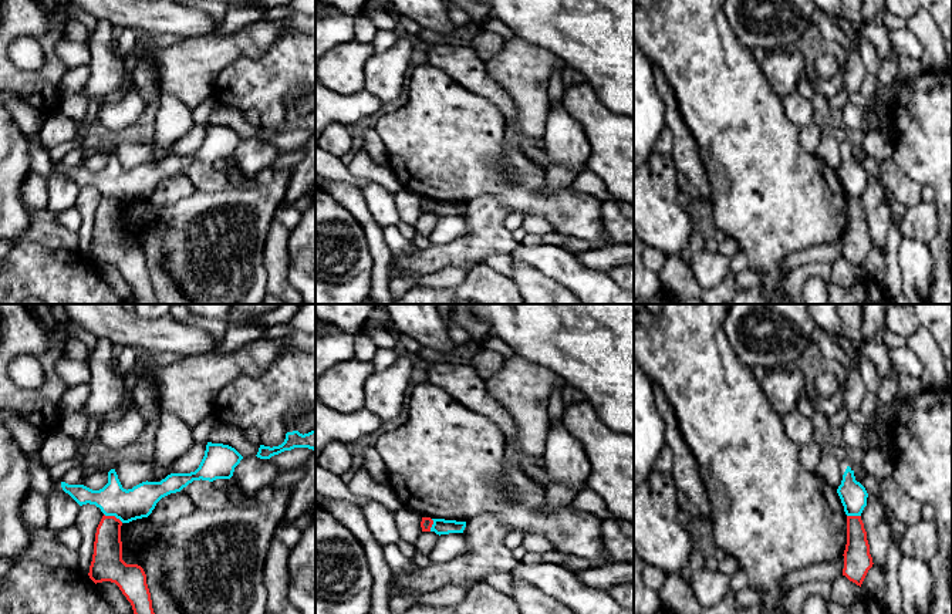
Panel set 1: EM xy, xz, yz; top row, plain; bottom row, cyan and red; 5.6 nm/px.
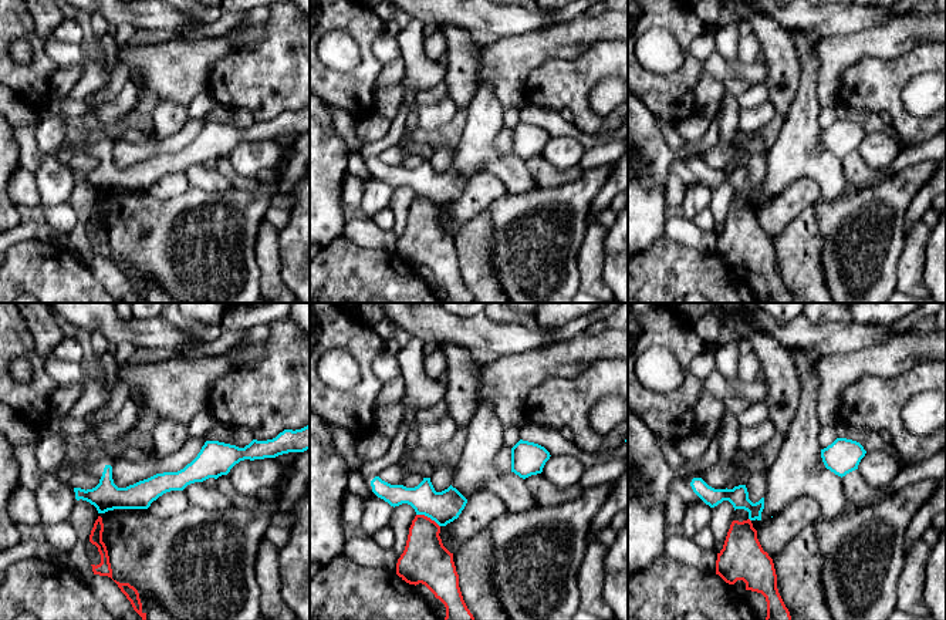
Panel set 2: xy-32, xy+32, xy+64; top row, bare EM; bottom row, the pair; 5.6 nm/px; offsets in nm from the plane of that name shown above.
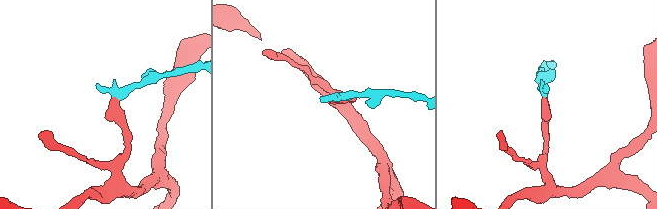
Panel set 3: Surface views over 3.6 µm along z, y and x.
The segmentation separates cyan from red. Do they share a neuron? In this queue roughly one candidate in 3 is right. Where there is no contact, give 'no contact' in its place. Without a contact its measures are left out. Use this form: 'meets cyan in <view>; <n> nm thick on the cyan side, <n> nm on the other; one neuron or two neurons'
meets cyan in xy; 180 nm thick on the cyan side, 170 nm on the other; two neurons

